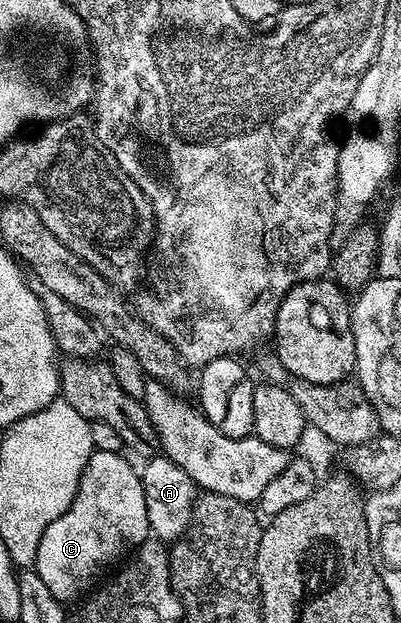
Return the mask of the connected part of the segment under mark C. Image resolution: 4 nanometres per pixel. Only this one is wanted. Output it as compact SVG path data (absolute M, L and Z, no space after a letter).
M95 451L72 505L44 531L34 567L40 581L52 589L52 597L64 605L89 596L111 574L110 567L117 568L151 538L142 476L124 456L116 451Z

